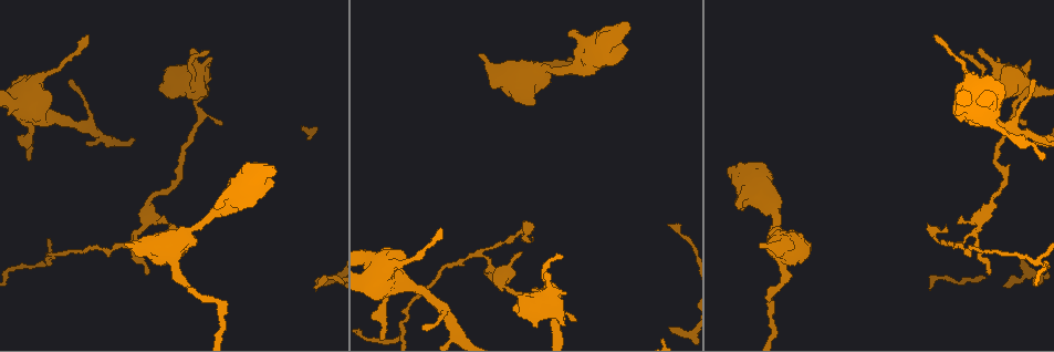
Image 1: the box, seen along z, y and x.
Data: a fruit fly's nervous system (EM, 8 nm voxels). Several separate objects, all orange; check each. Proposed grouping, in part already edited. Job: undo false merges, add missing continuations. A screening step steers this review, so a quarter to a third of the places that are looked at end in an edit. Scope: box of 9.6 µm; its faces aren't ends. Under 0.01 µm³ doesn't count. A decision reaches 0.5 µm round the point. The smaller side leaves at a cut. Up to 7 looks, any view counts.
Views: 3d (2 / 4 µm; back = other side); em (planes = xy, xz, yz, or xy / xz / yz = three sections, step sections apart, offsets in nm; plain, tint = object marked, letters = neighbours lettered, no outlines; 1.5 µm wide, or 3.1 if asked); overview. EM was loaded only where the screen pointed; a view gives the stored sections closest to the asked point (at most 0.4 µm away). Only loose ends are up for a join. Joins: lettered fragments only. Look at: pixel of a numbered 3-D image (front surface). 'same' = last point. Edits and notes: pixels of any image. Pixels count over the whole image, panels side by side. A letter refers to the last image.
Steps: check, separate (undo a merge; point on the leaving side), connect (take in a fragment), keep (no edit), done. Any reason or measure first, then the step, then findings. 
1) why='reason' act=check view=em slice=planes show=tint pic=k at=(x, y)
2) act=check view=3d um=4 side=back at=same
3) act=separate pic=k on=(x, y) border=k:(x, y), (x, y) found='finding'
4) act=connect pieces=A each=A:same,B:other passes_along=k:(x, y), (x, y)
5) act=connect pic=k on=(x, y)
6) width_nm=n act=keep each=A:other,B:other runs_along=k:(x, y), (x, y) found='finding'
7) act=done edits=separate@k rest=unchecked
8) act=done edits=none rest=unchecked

why='long arm stops here' act=check view=em slice=planes show=letters pic=1 at=(441, 229)

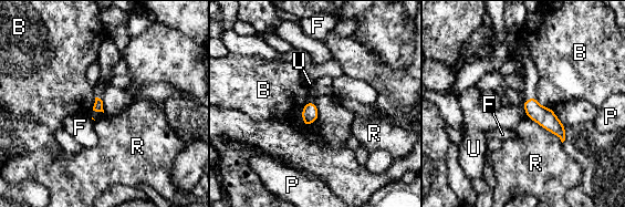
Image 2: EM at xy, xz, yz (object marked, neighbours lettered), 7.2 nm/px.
act=keep each=B:other,F:other,P:other,R:other,U:other border=2:(93, 110), (103, 113) found='no lettered fragment goes on from it'

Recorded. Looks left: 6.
why='branch stops here' act=check view=3d um=4 pic=1 at=(424, 326)

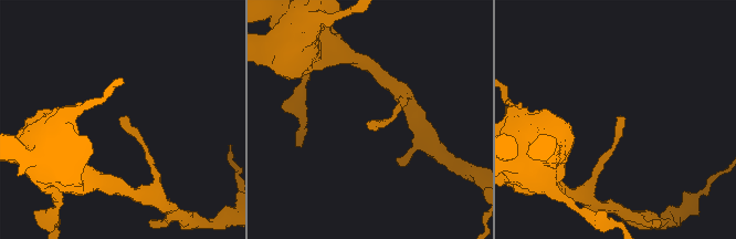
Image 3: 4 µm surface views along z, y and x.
act=check view=em slice=yz step=4 show=letters pic=3 at=(617, 116)

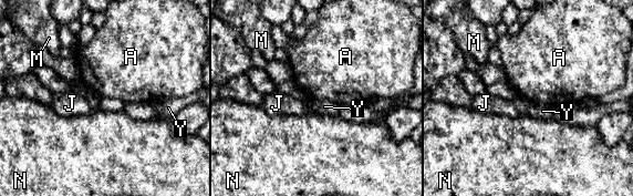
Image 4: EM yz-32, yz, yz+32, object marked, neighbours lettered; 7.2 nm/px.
act=check view=em slice=planes show=letters at=same

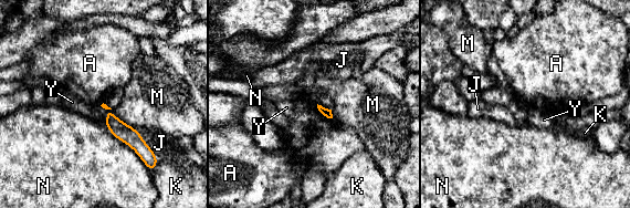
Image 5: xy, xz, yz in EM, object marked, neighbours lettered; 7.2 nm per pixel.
act=keep each=A:other,J:other,K:other,M:other,N:other,Y:other found='no lettered fragment goes on from it'

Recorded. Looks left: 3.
why='tapers out' act=check view=3d um=2 side=back pic=1 at=(146, 274)

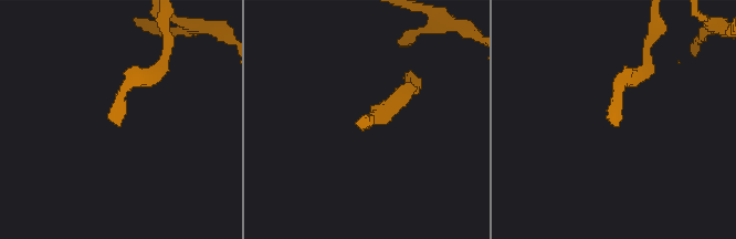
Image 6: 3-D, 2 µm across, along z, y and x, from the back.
why='now the EM' act=check view=em slice=planes show=letters pic=6 at=(365, 121)

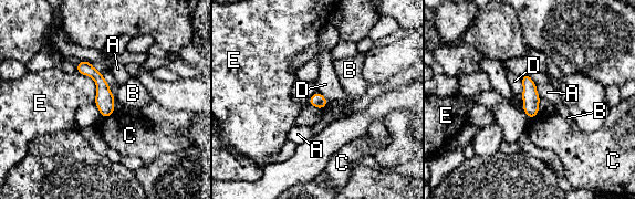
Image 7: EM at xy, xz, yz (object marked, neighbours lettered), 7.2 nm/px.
act=keep each=A:other,B:other,C:other,D:other,E:other runs_along=7:(83, 63), (101, 82), (105, 114) found='no lettered fragment goes on from it'

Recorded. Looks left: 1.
act=done edits=none rest=unchecked

